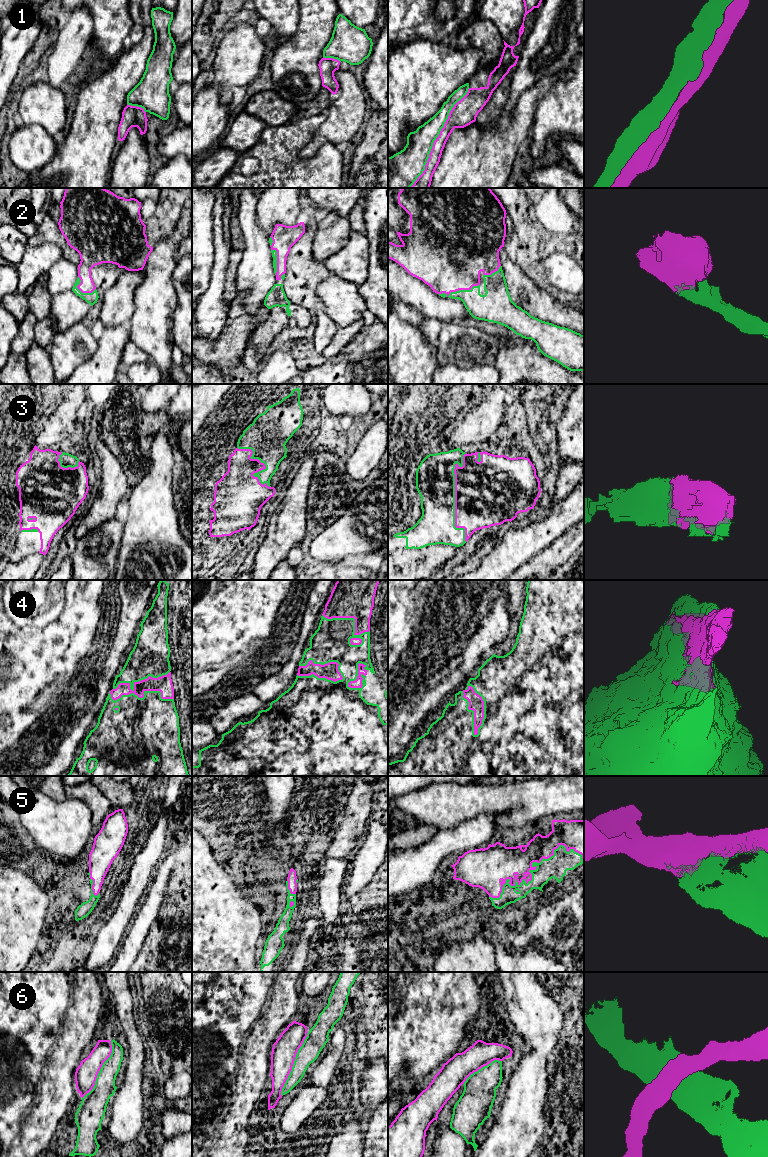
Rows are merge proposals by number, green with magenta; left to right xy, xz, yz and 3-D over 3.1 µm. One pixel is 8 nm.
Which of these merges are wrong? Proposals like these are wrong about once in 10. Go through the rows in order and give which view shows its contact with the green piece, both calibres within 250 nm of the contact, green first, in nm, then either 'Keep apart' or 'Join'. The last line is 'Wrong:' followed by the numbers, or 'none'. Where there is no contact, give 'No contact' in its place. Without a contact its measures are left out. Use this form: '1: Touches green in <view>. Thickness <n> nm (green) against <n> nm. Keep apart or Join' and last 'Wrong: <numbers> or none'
1: Touches green in yz. Thickness 220 nm (green) against 180 nm. Join
2: Touches green in yz. Thickness 200 nm (green) against 500 nm. Join
3: Touches green in yz. Thickness 320 nm (green) against 500 nm. Join
4: Touches green in xy. Thickness 480 nm (green) against 130 nm. Join
5: Touches green in yz. Thickness 180 nm (green) against 280 nm. Join
6: Touches green in xz. Thickness 160 nm (green) against 200 nm. Keep apart
Wrong: 6

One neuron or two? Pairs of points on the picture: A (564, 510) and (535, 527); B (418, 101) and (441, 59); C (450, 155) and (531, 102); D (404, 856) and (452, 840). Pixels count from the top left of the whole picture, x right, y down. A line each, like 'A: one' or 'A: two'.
A: one
B: one
C: one
D: one

